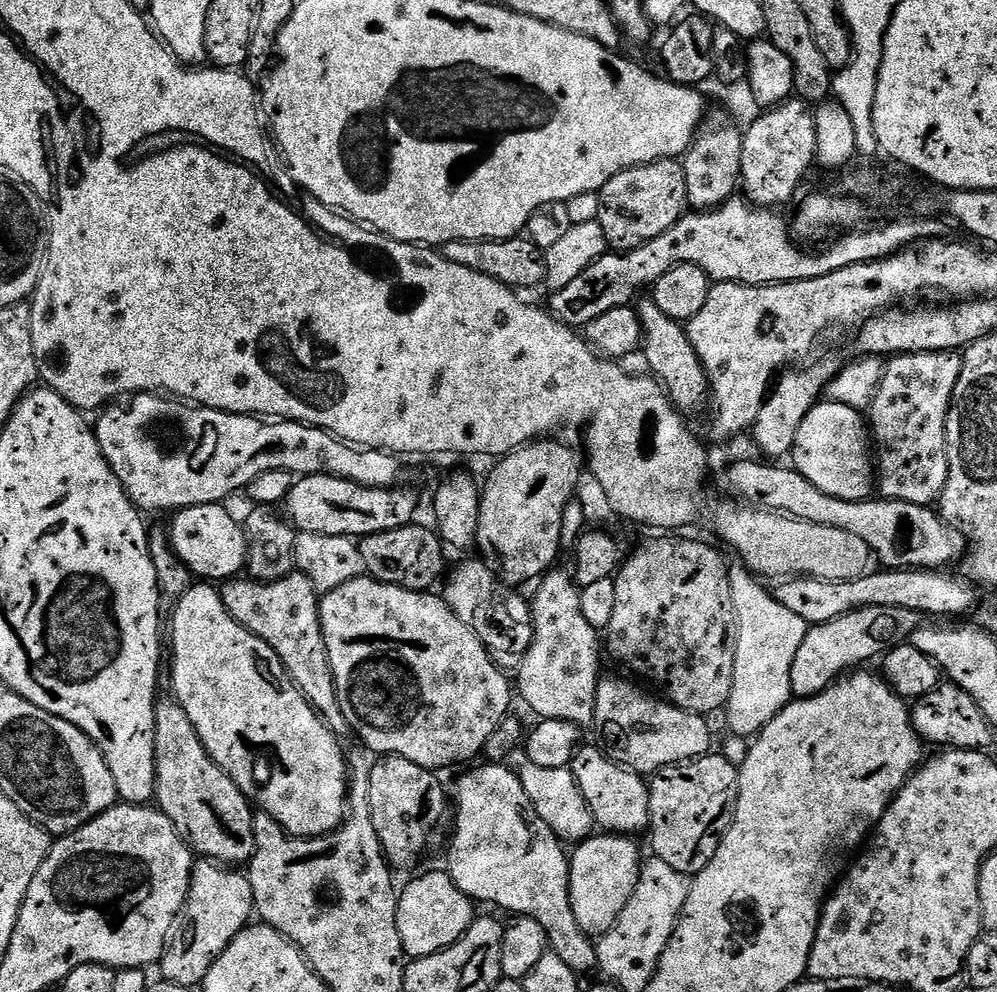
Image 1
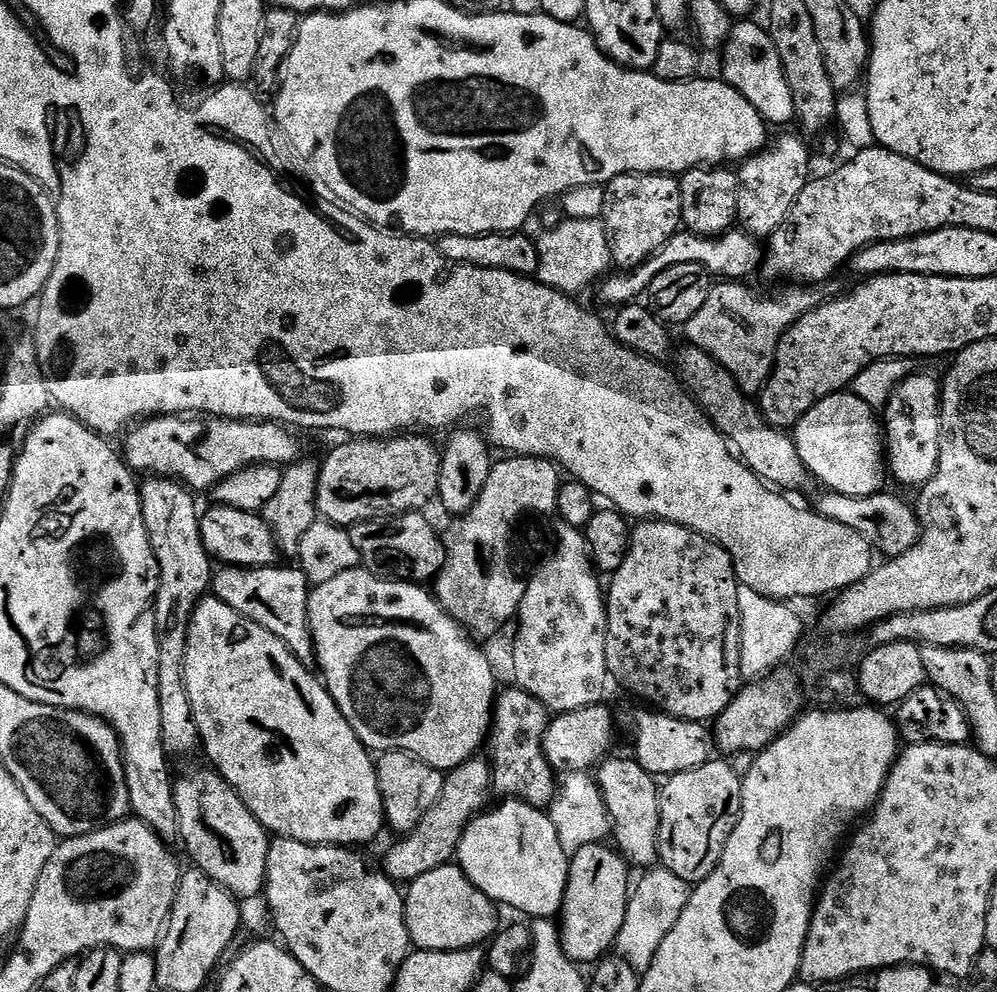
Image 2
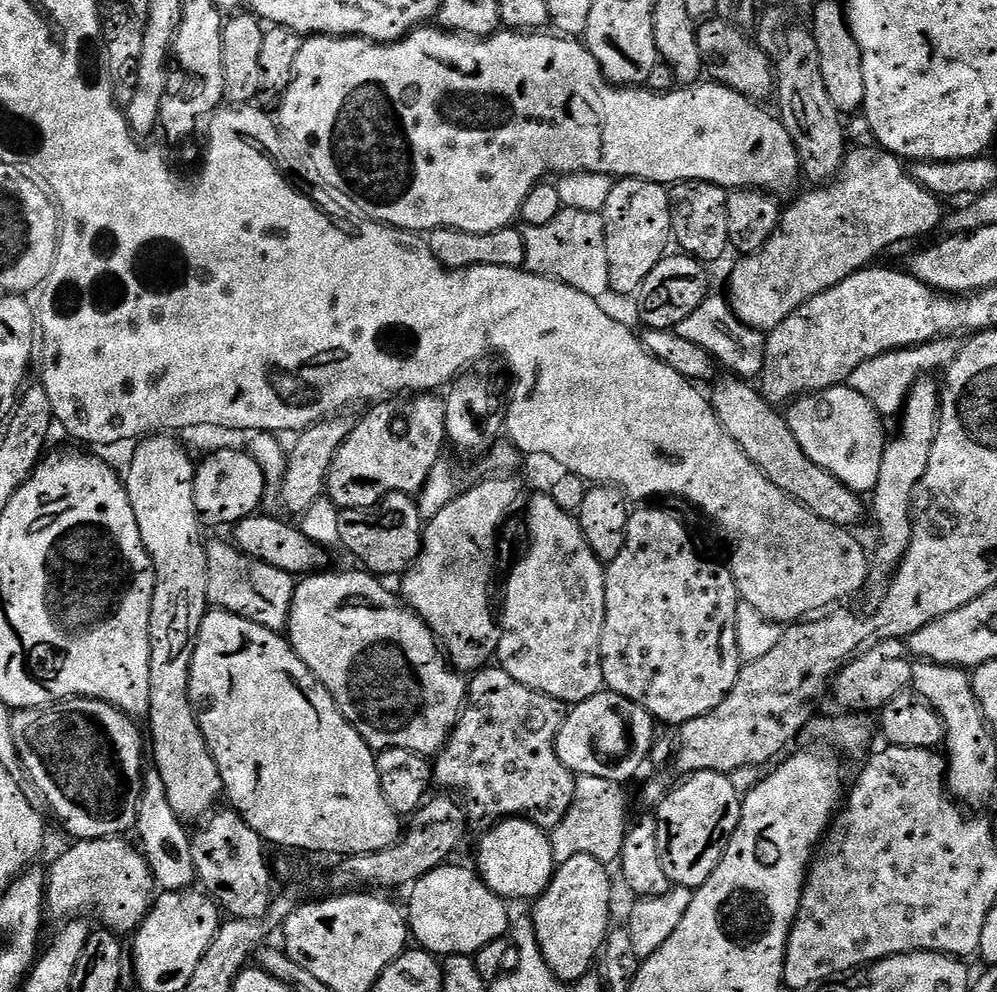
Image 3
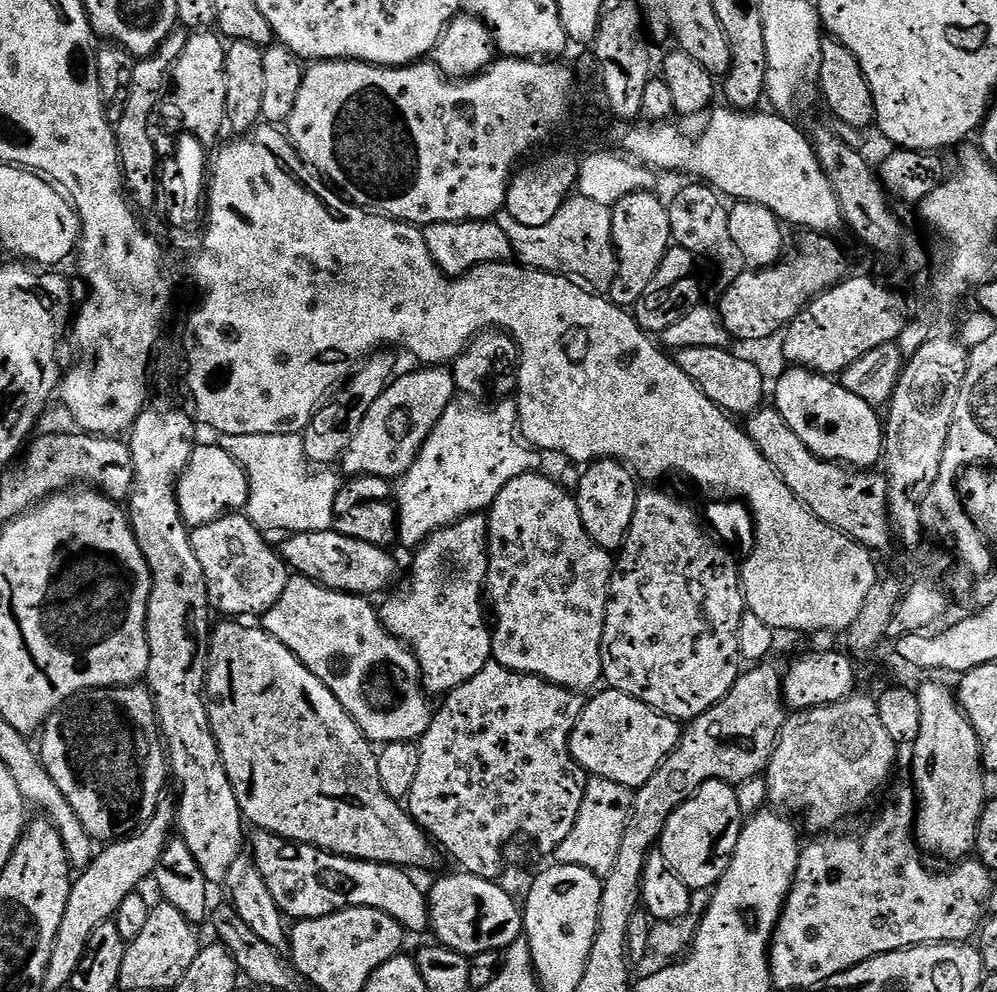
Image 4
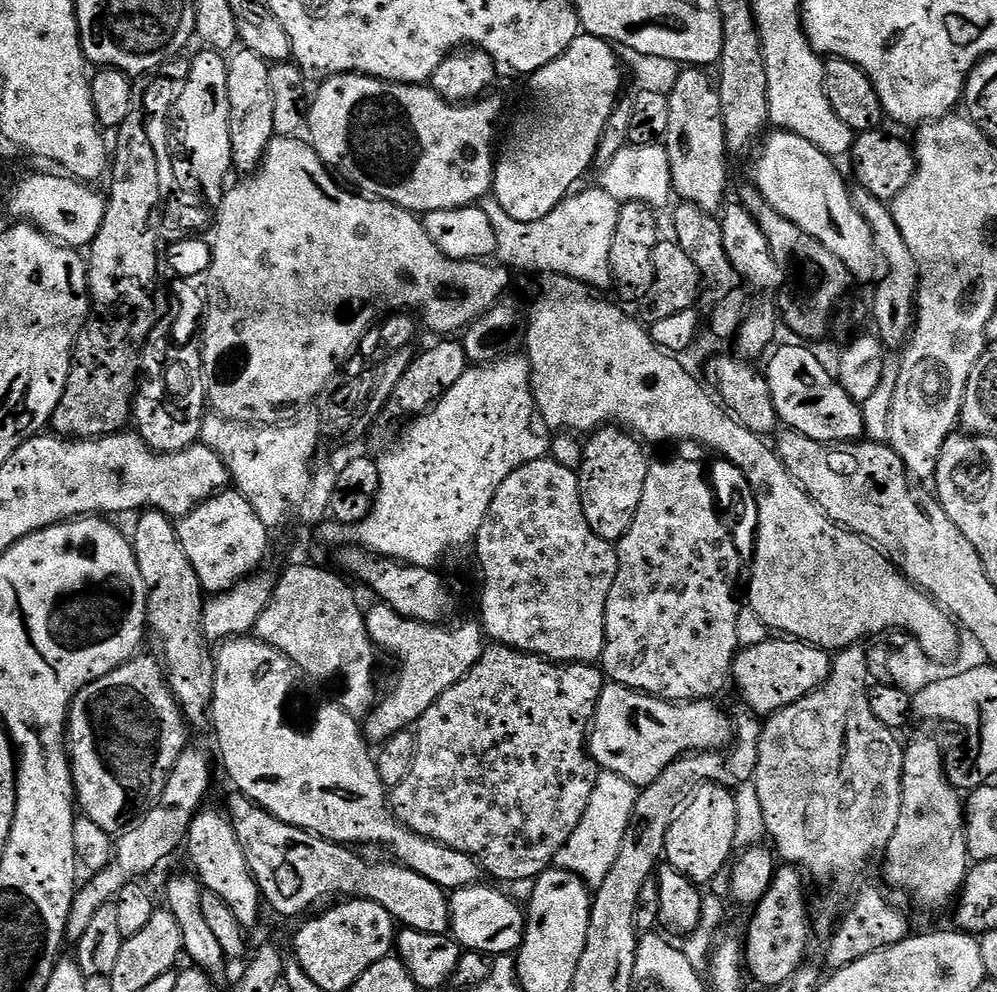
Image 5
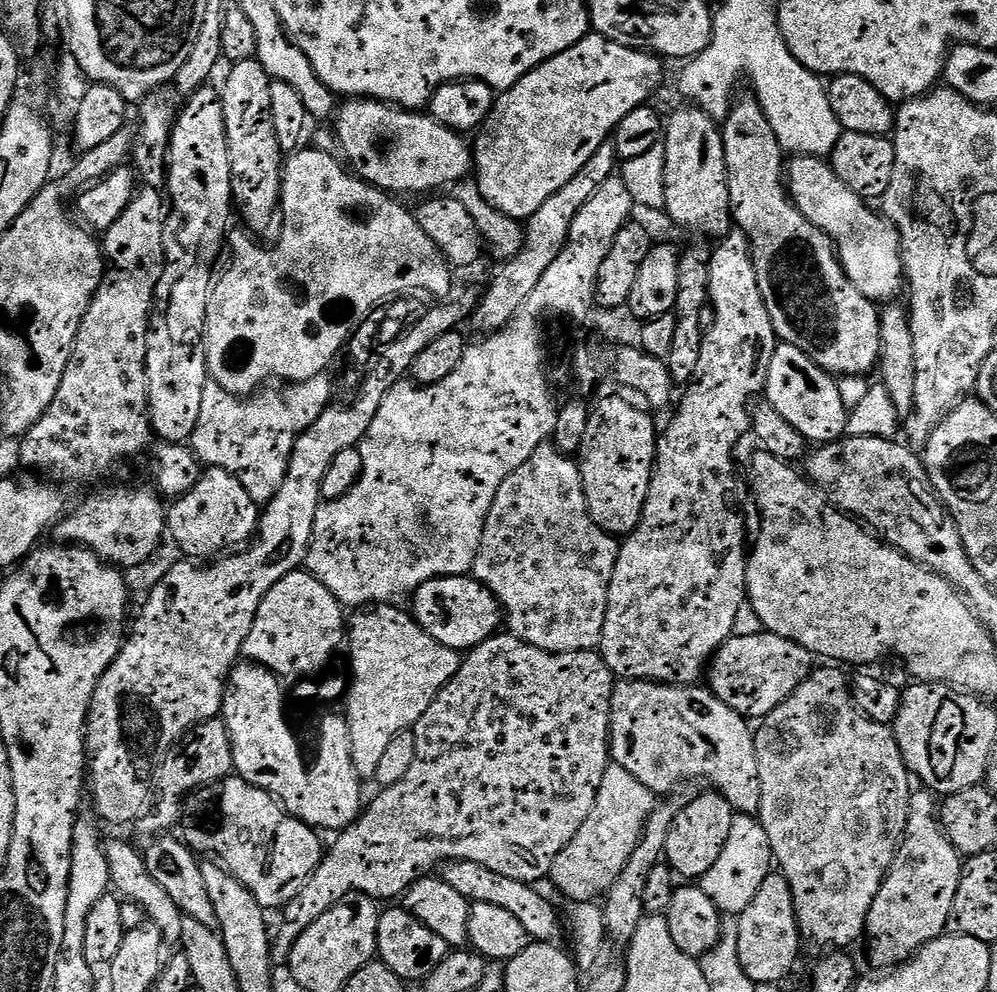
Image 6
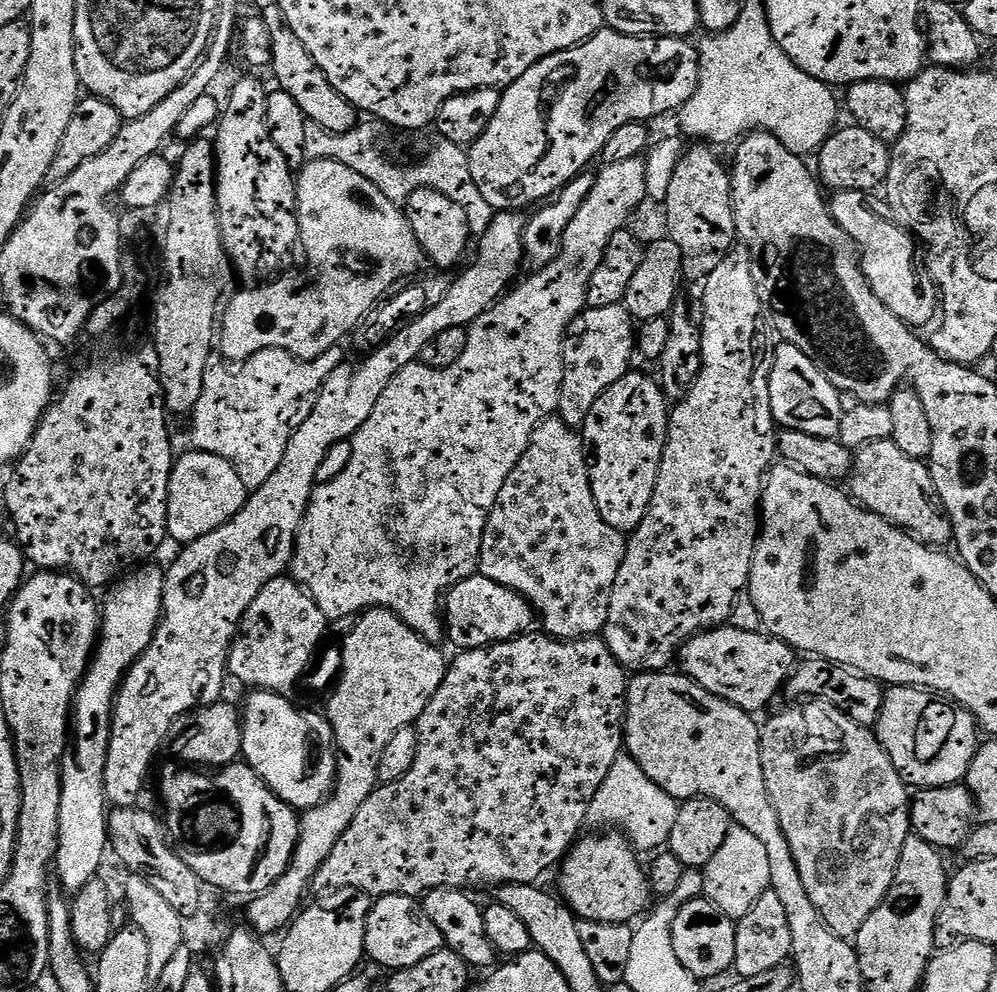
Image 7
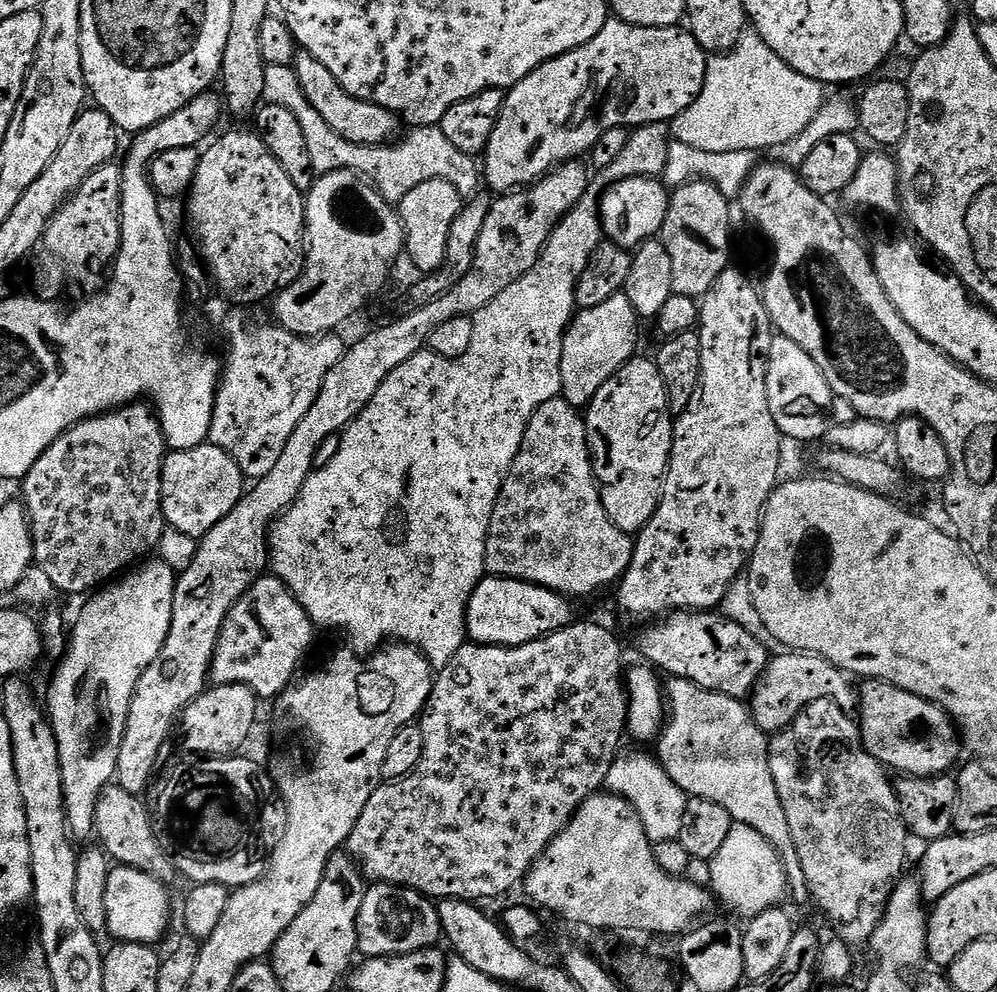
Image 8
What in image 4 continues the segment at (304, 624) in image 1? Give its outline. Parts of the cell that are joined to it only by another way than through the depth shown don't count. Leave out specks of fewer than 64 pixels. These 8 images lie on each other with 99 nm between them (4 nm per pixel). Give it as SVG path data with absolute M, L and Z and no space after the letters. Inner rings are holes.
M230 512L191 529L191 534L194 554L198 554L206 578L208 602L215 611L217 608L225 612L228 618L260 618L278 602L290 579L288 563L275 547L264 541L265 533L250 522L248 515Z

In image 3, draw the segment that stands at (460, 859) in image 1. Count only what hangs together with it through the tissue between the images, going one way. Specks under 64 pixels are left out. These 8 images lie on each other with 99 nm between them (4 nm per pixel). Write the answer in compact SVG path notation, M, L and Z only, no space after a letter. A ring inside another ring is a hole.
M509 818L487 829L488 833L476 848L475 871L491 892L496 892L505 901L535 901L548 889L552 873L558 865L552 853L552 841L545 829L523 818Z

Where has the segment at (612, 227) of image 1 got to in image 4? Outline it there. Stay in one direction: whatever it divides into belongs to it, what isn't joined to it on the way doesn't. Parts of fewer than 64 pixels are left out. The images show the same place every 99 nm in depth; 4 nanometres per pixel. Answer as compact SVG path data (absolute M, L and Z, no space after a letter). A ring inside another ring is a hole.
M655 191L634 192L612 205L612 244L616 247L619 265L632 272L628 280L632 283L633 297L638 298L646 286L658 274L658 266L673 243L670 230L670 214L667 203L656 197Z

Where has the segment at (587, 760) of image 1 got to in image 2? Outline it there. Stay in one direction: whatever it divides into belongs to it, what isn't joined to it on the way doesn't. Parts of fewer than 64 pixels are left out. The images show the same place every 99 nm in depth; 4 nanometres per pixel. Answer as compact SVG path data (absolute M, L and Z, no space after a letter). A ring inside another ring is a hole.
M608 758L595 769L594 779L600 788L608 811L610 836L614 847L633 869L647 870L658 860L658 826L660 825L660 793L657 781L634 758Z

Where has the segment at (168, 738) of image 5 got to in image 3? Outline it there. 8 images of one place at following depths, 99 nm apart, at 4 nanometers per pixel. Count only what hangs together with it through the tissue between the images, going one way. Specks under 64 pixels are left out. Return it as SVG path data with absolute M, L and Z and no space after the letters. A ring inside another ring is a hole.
M73 698L71 700L61 700L58 704L53 704L46 708L22 708L11 713L14 744L20 755L20 762L23 765L23 771L27 779L32 779L32 784L38 791L44 795L46 803L52 807L54 815L60 819L60 824L69 832L70 835L76 836L77 841L81 840L107 840L109 838L120 838L125 834L131 833L136 827L138 818L138 806L140 805L140 790L144 783L144 774L146 771L146 740L142 735L140 728L135 719L116 708L113 704L106 703L105 700L94 700L91 698Z

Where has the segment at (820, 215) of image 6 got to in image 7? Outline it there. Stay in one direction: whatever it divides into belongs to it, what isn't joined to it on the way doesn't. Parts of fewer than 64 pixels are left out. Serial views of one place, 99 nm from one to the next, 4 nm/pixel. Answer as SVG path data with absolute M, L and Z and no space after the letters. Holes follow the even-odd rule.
M838 192L831 197L830 207L834 222L850 234L860 254L860 265L878 298L887 308L909 326L928 324L937 319L941 307L938 289L932 275L916 265L918 241L907 228L895 219L883 220L876 212L864 205L865 193ZM921 272L921 276L920 276Z

